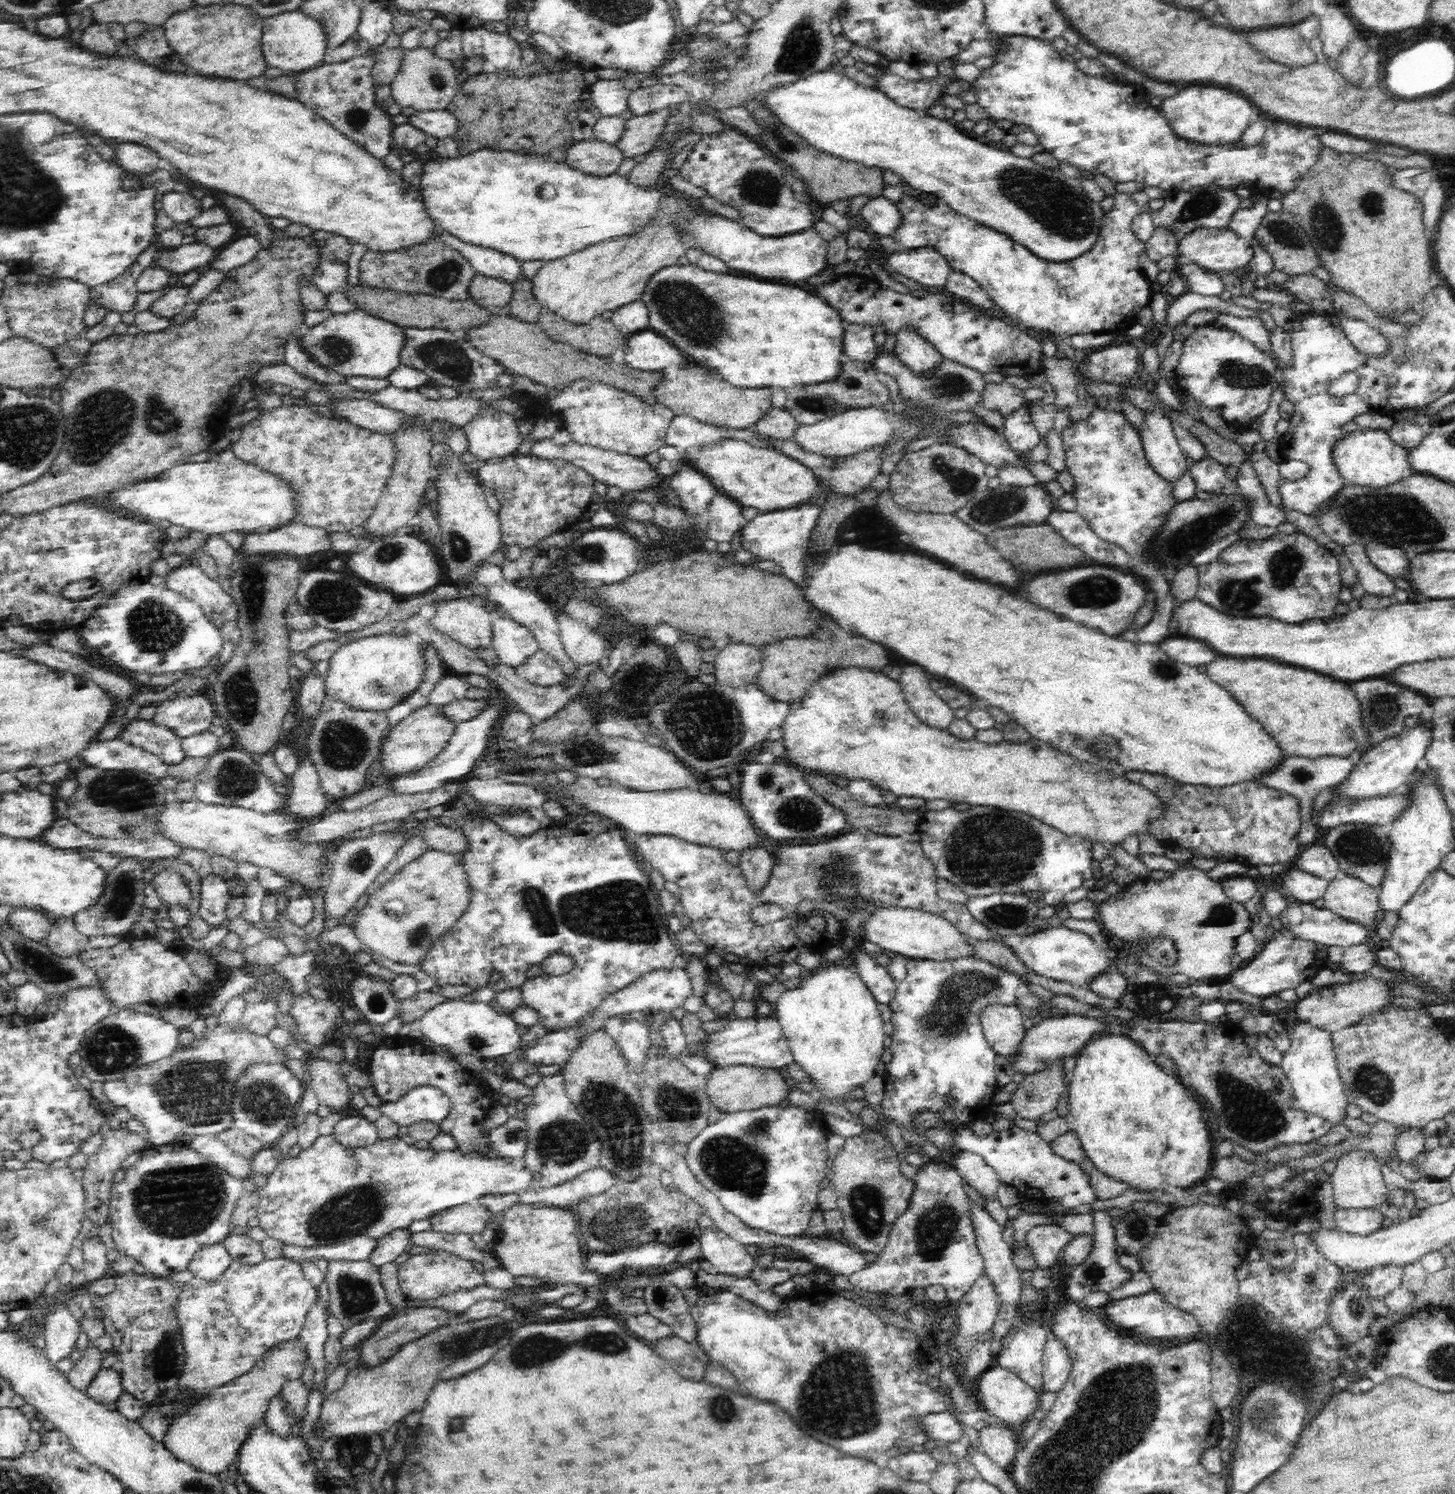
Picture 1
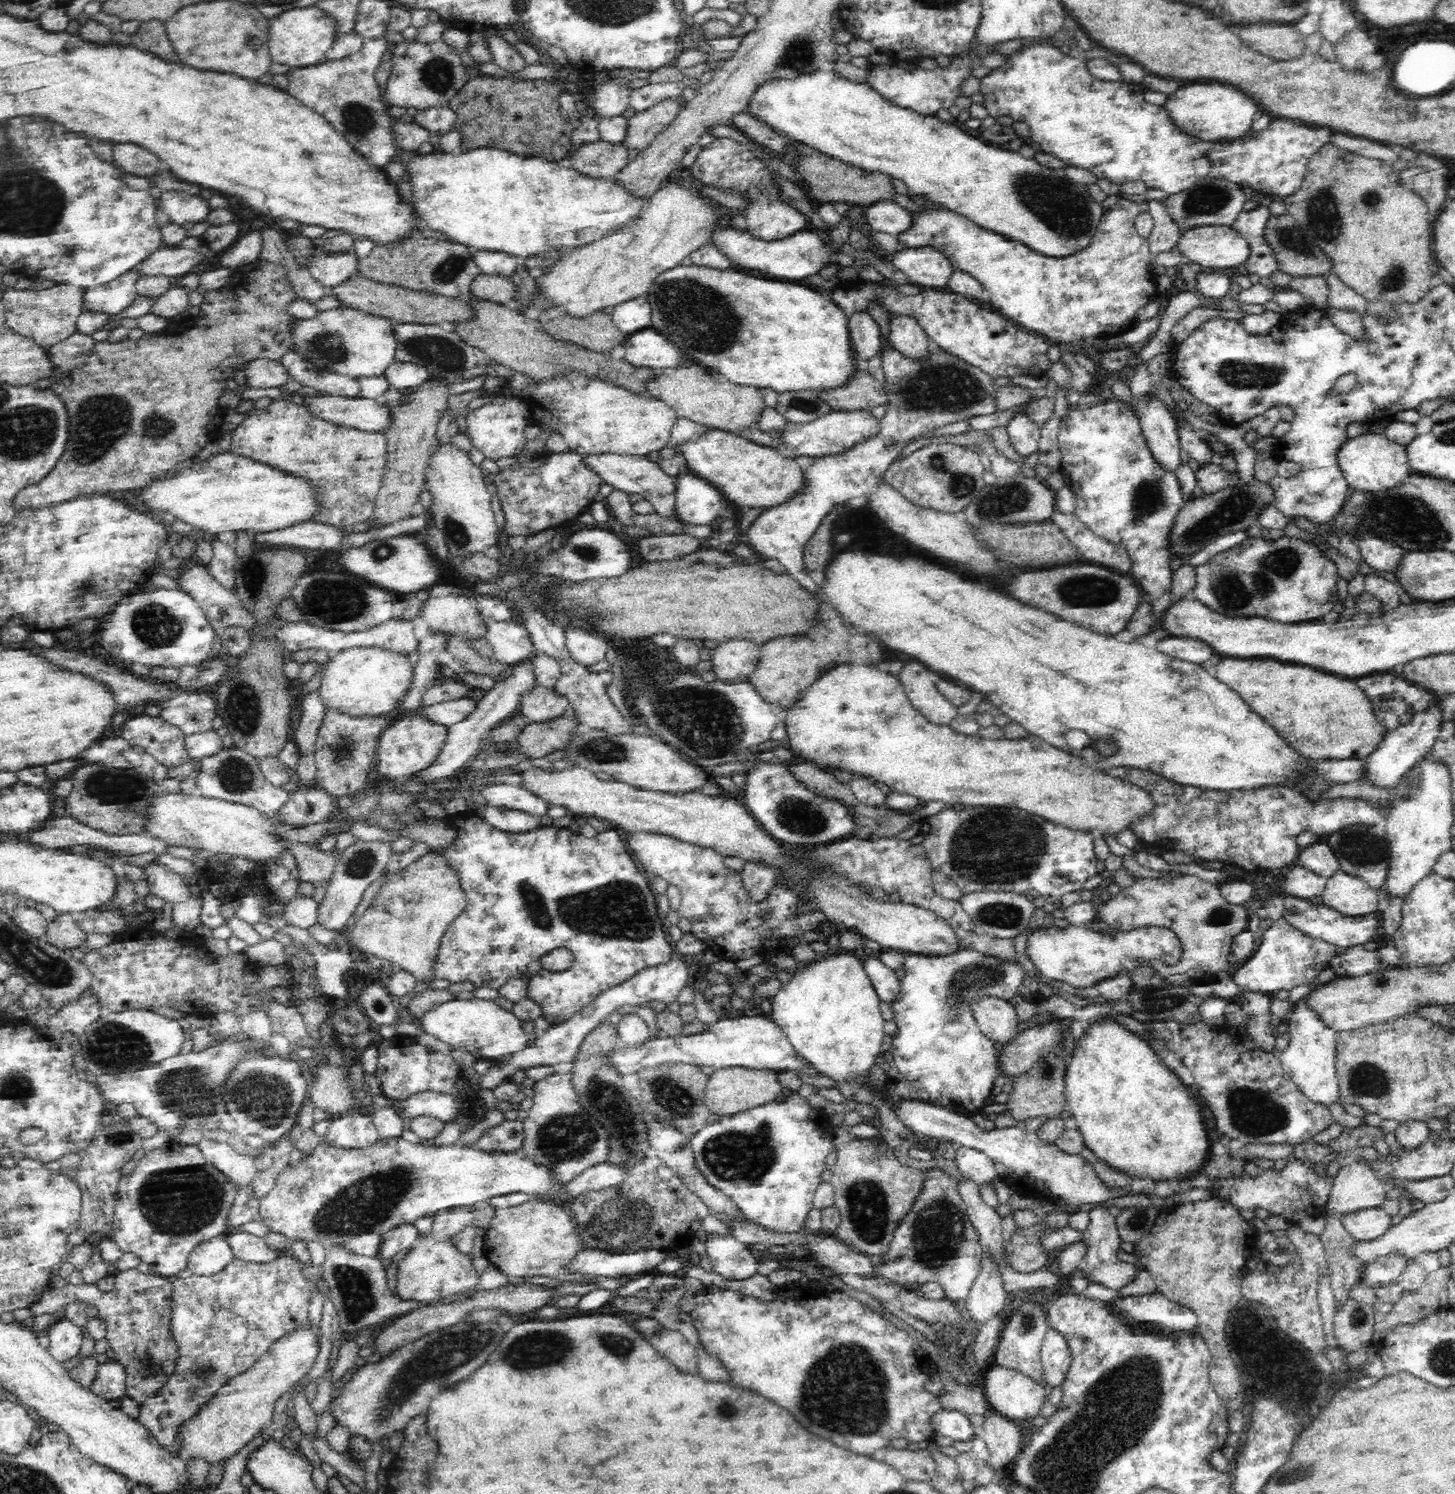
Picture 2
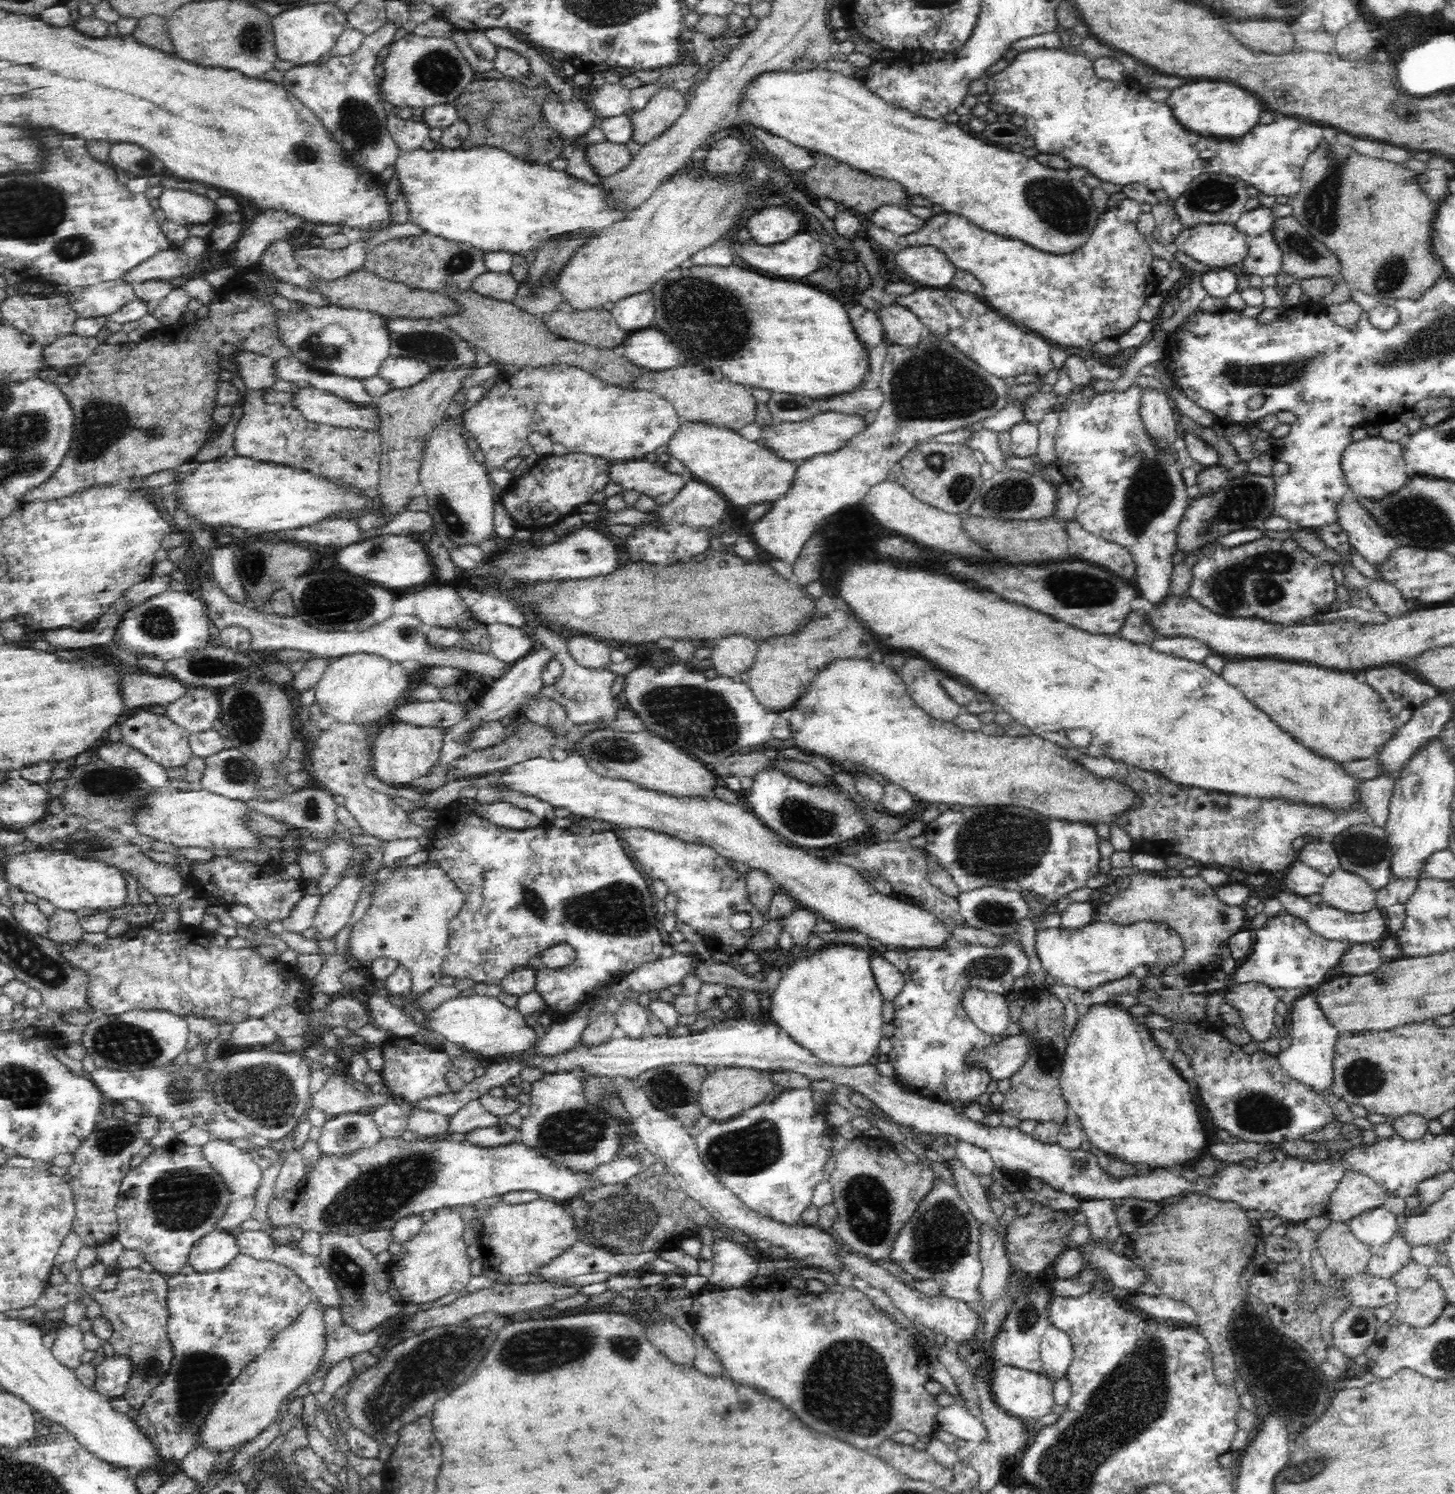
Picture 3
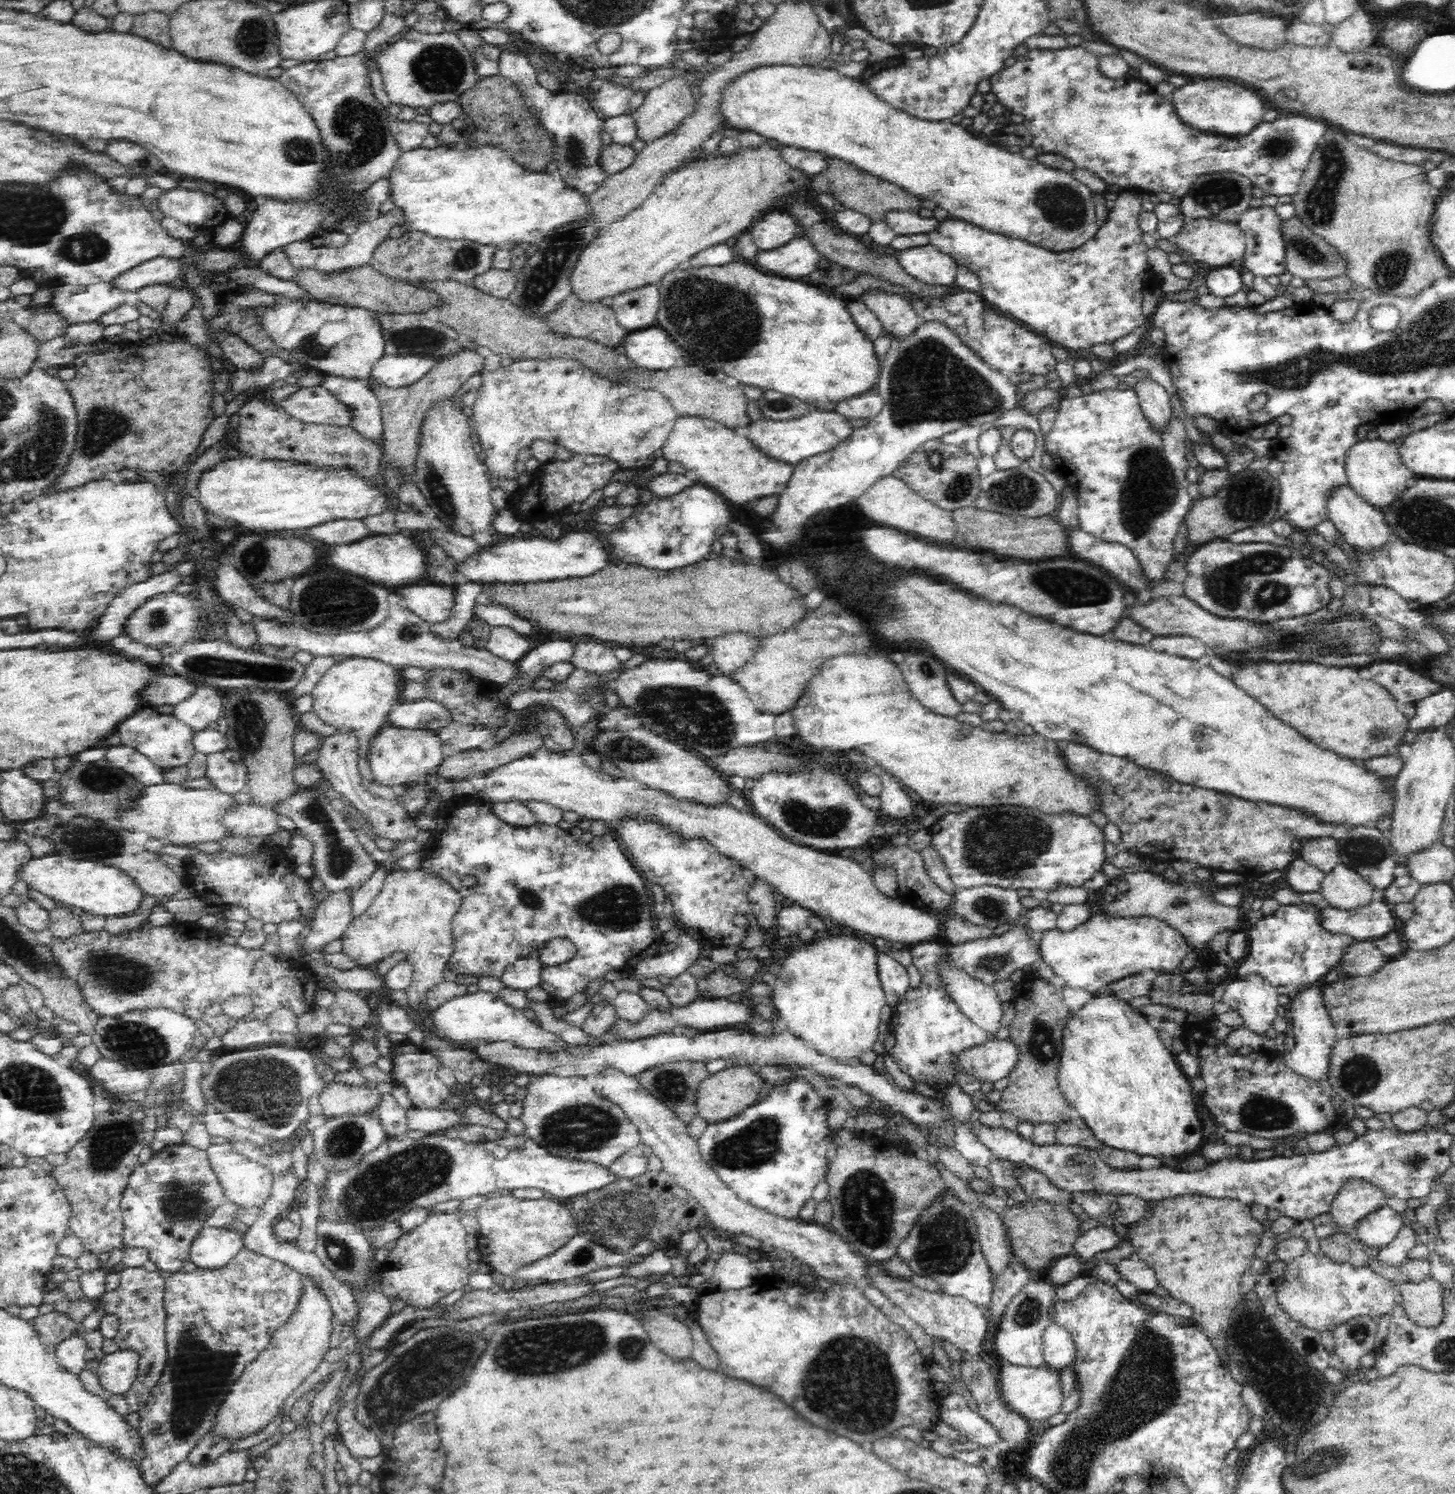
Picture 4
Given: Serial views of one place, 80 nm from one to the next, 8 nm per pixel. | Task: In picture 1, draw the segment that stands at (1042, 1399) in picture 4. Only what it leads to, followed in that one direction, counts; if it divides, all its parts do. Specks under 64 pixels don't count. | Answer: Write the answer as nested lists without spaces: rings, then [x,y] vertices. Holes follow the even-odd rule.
[[[996,1366],[989,1367],[981,1376],[979,1376],[979,1384],[977,1395],[984,1410],[988,1414],[1000,1419],[1002,1423],[1006,1423],[1017,1428],[1021,1428],[1031,1418],[1032,1414],[1039,1409],[1040,1395],[1043,1390],[1030,1387],[1020,1376],[1014,1372]]]

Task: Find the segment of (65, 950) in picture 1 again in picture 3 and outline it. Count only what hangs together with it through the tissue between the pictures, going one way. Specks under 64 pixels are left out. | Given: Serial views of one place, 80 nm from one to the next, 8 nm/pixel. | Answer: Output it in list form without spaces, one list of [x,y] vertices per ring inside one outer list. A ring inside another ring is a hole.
[[[56,909],[49,918],[49,927],[46,934],[49,940],[61,945],[82,941],[84,932],[80,918],[75,912]]]

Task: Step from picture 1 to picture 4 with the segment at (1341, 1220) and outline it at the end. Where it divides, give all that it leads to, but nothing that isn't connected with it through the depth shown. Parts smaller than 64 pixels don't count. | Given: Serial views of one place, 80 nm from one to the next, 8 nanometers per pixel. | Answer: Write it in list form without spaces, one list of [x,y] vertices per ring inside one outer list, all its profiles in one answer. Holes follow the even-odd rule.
[[[1386,1205],[1376,1212],[1364,1216],[1353,1234],[1362,1243],[1380,1250],[1393,1244],[1396,1236],[1401,1232],[1402,1226],[1404,1226],[1402,1213],[1396,1212]]]

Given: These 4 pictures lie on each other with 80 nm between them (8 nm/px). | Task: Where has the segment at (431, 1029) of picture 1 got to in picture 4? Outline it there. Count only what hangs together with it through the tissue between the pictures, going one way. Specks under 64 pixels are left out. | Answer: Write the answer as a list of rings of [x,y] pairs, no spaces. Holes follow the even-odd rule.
[[[478,991],[457,996],[434,1009],[431,1019],[433,1026],[448,1039],[466,1044],[470,1039],[482,1037],[490,1041],[506,1040],[520,1048],[537,1049],[552,1054],[564,1052],[570,1046],[560,1035],[544,1030],[535,1020],[524,1016],[523,1010],[506,1004],[498,992]]]

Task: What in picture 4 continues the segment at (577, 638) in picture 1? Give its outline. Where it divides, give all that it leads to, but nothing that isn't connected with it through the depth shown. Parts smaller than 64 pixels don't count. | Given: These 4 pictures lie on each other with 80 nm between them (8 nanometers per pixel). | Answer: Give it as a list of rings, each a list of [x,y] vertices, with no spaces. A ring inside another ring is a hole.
[[[588,638],[577,642],[571,661],[578,670],[598,676],[614,672],[620,663],[614,654],[614,647],[608,647],[607,644]]]

